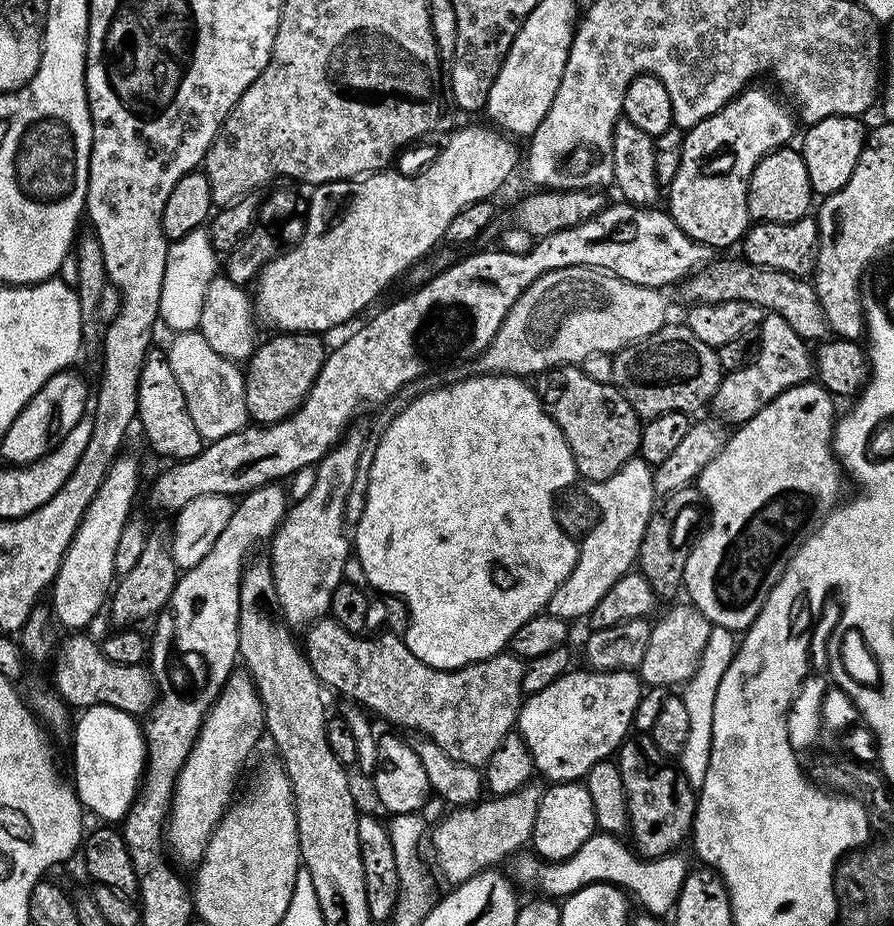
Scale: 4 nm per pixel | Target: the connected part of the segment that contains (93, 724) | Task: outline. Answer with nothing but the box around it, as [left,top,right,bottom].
[72,705,146,821]

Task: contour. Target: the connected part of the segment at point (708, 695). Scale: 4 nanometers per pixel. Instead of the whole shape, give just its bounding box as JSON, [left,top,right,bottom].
[678,627,738,790]

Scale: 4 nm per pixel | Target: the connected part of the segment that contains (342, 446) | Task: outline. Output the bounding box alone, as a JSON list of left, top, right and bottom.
[270,426,365,630]

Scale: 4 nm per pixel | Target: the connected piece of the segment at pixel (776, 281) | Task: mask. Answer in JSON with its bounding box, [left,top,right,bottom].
[683,259,830,342]

